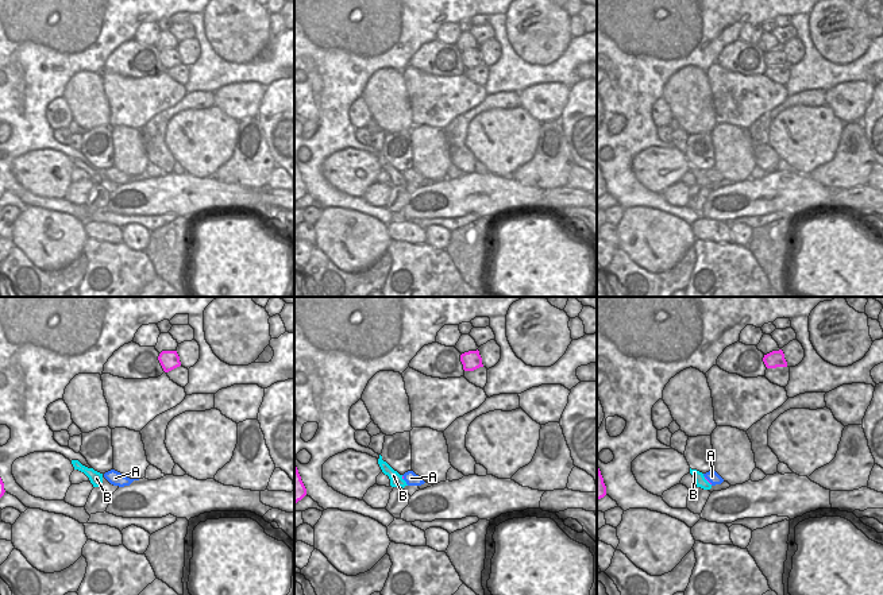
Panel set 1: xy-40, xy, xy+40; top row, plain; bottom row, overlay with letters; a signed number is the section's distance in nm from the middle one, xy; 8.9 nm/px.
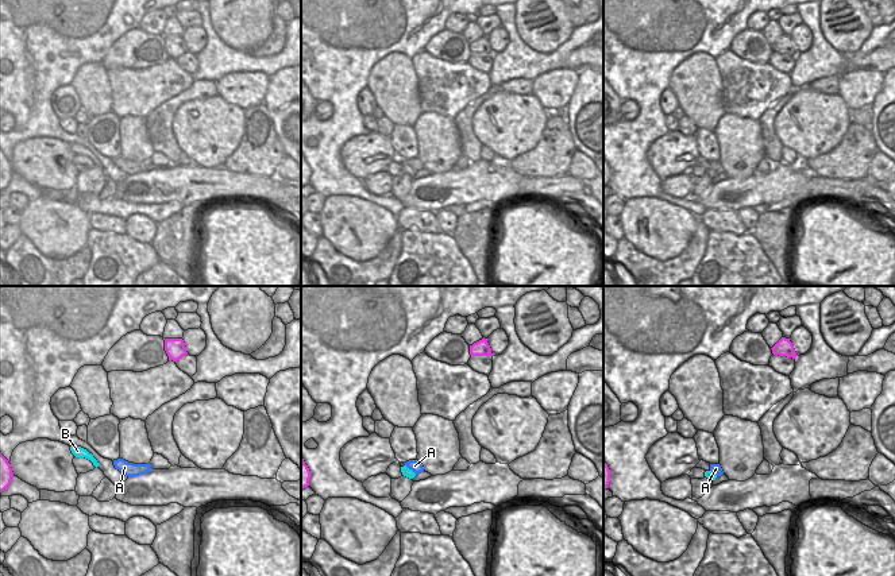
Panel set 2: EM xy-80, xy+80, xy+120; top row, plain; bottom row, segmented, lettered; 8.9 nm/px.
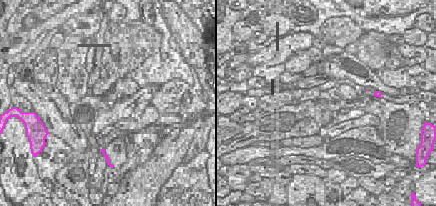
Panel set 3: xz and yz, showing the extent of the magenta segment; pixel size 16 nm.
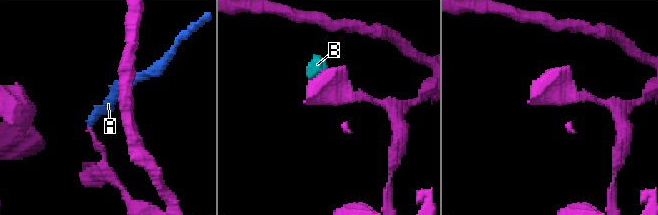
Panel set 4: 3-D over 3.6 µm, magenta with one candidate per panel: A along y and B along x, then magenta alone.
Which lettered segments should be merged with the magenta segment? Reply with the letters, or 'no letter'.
B.

